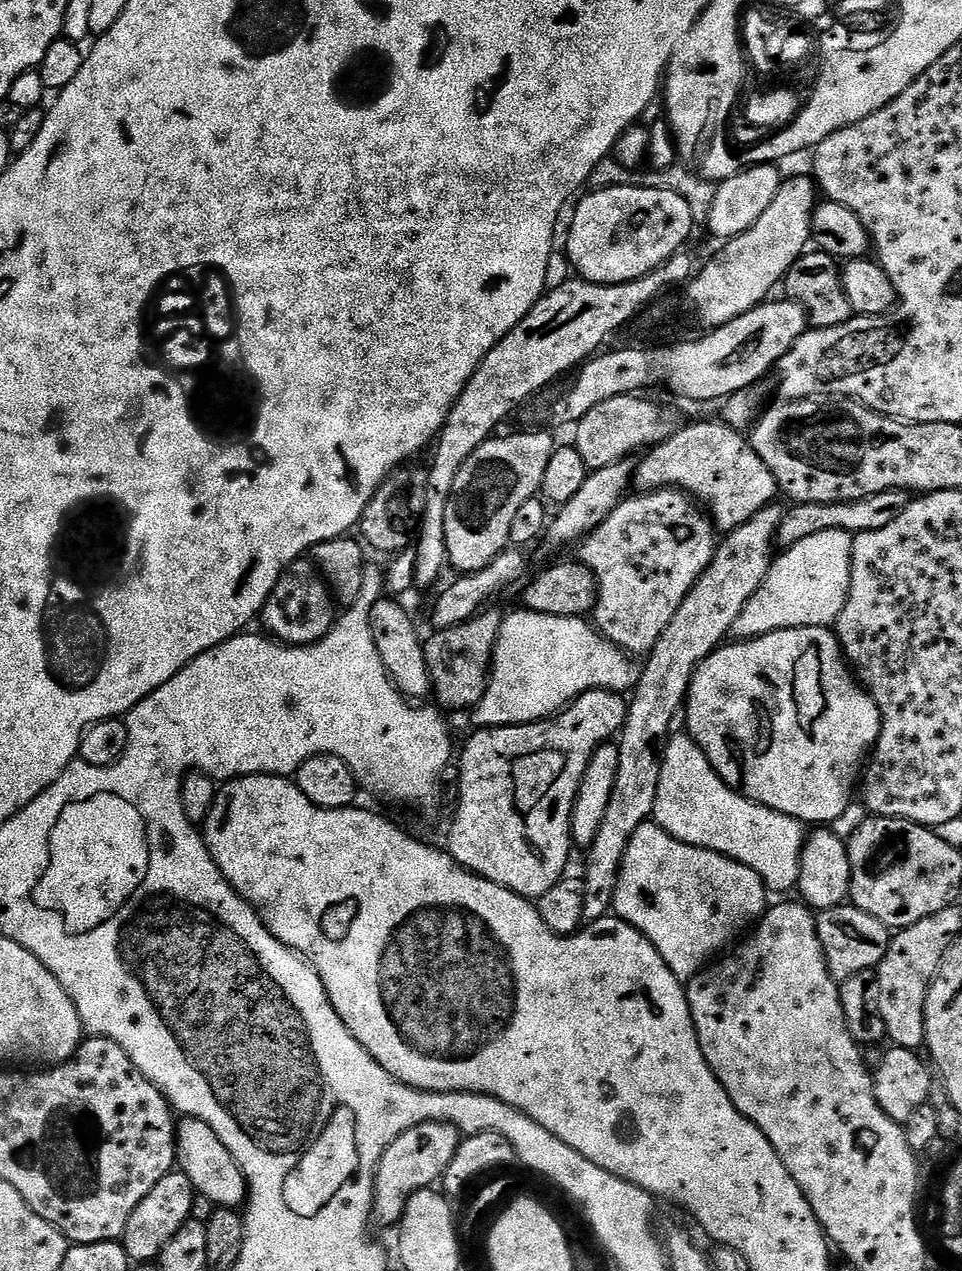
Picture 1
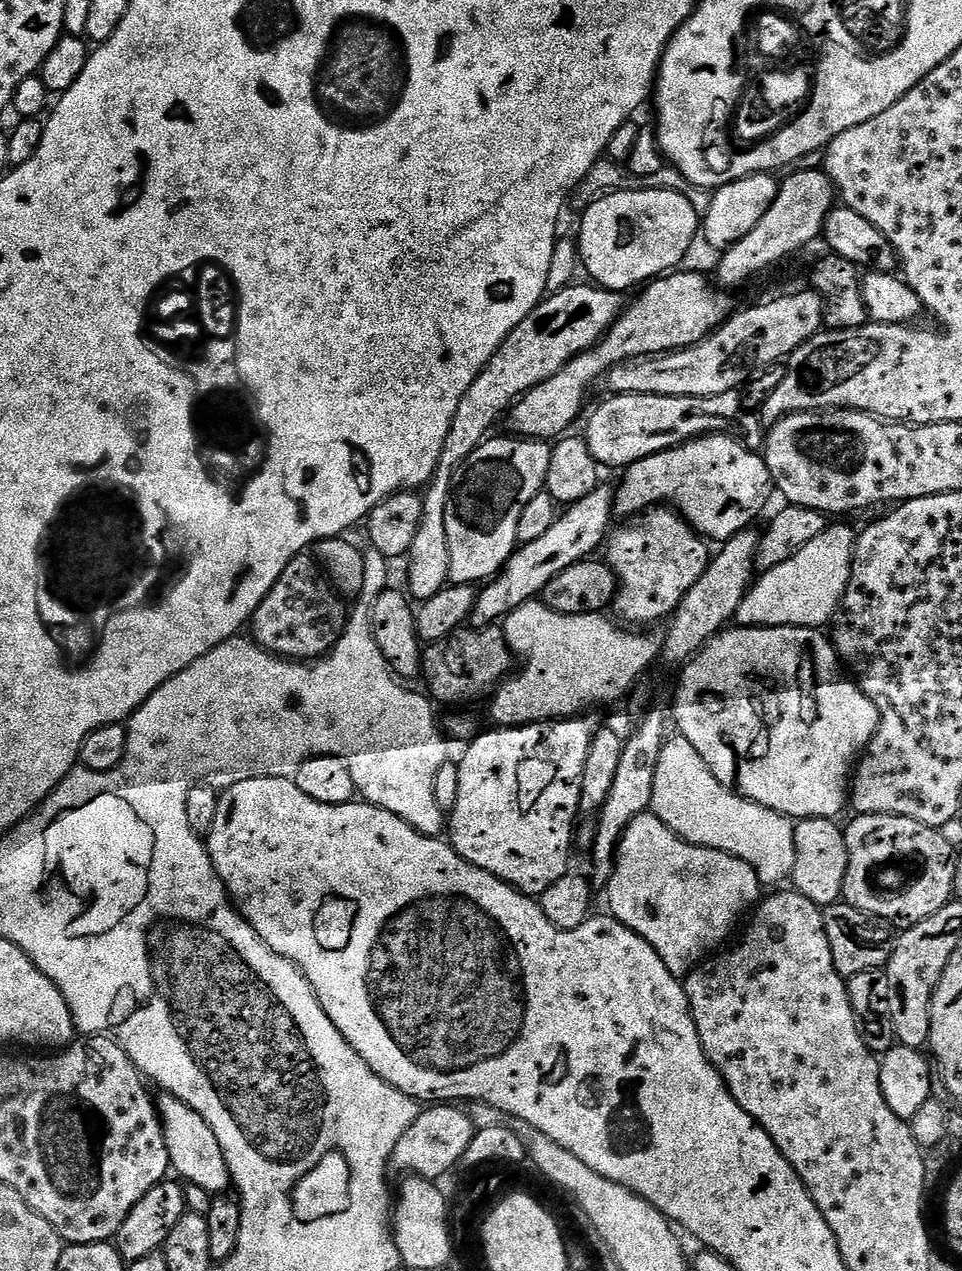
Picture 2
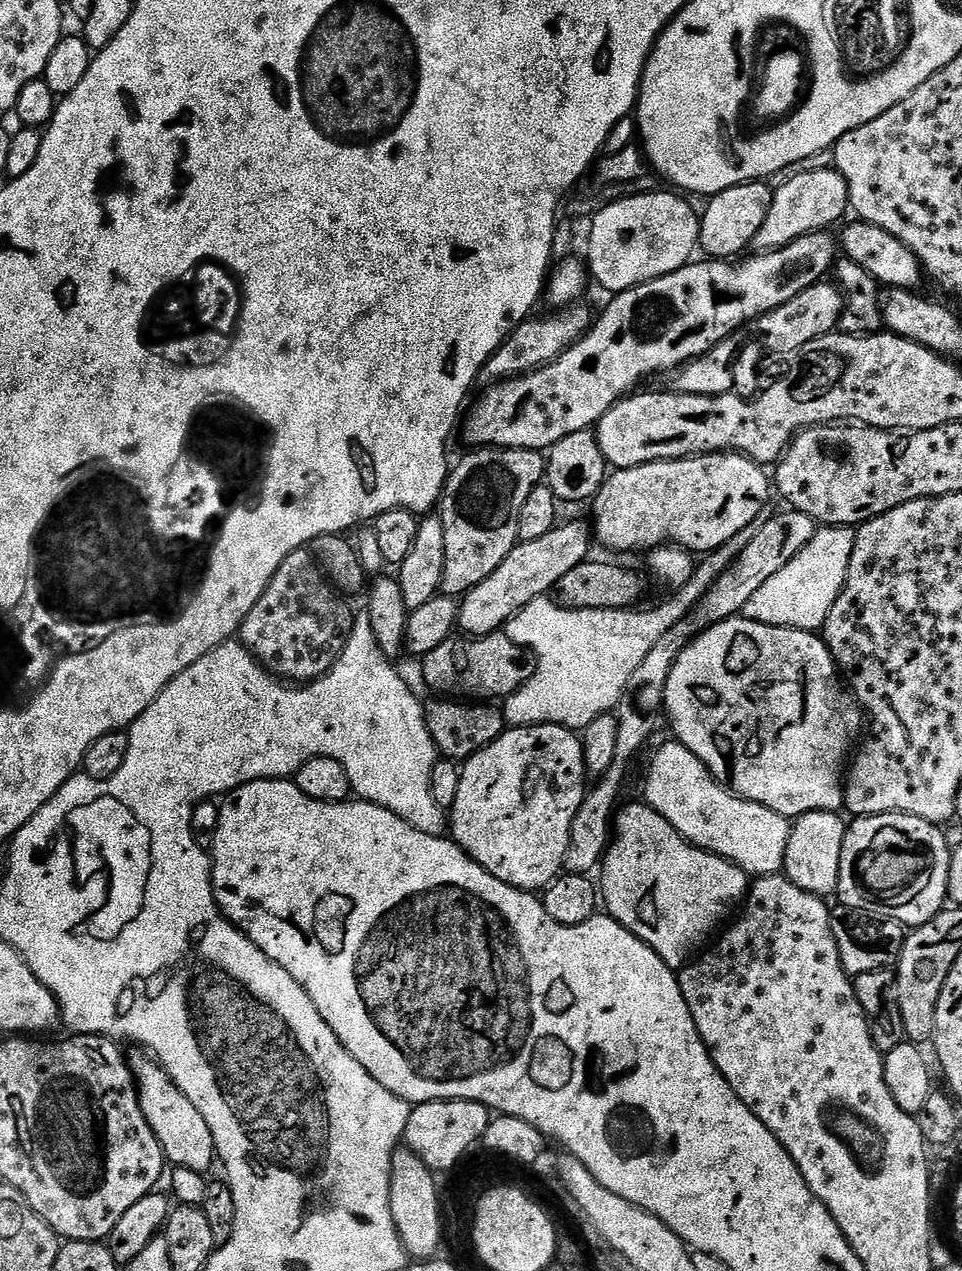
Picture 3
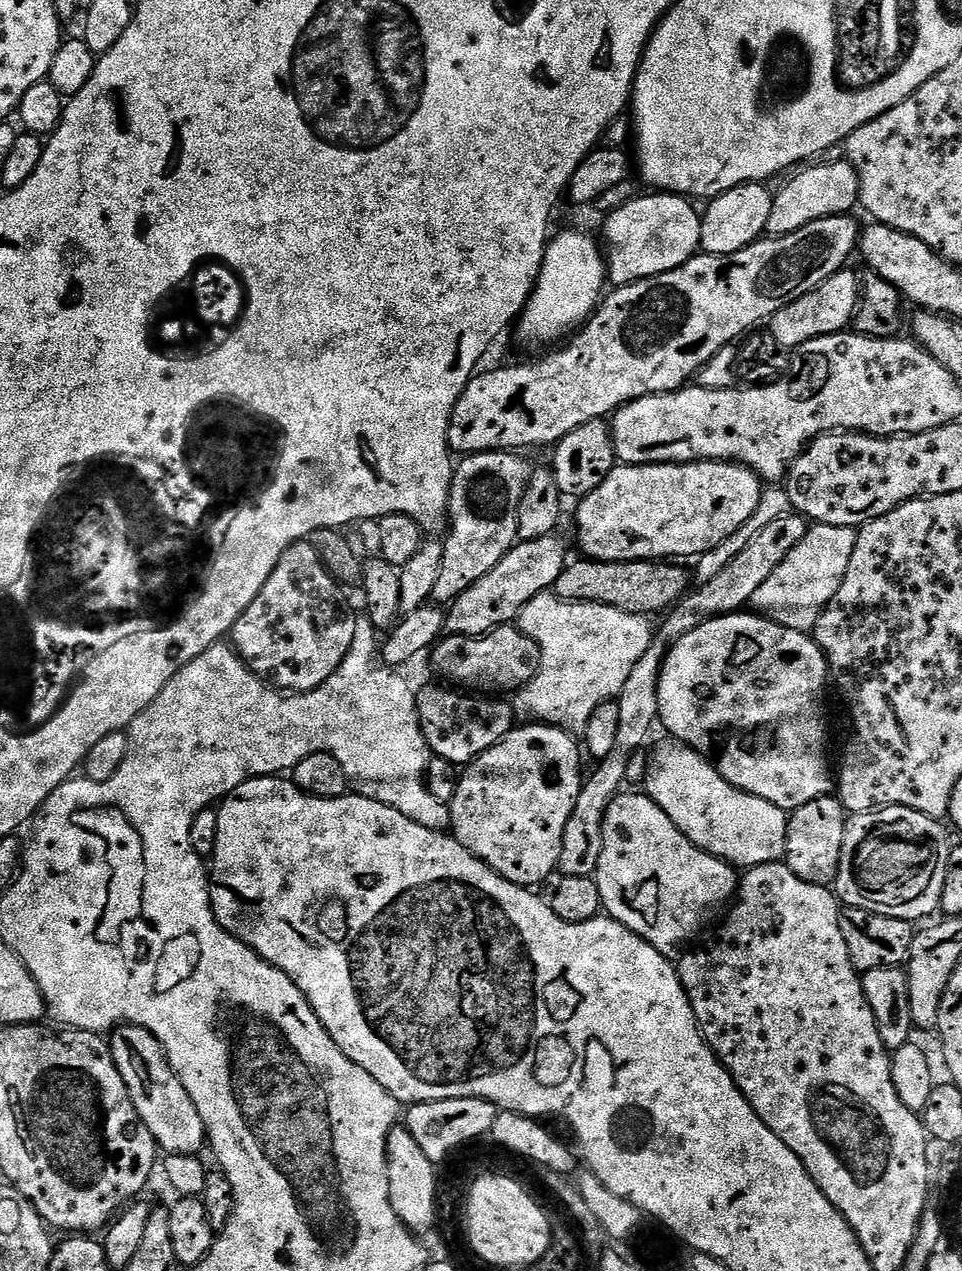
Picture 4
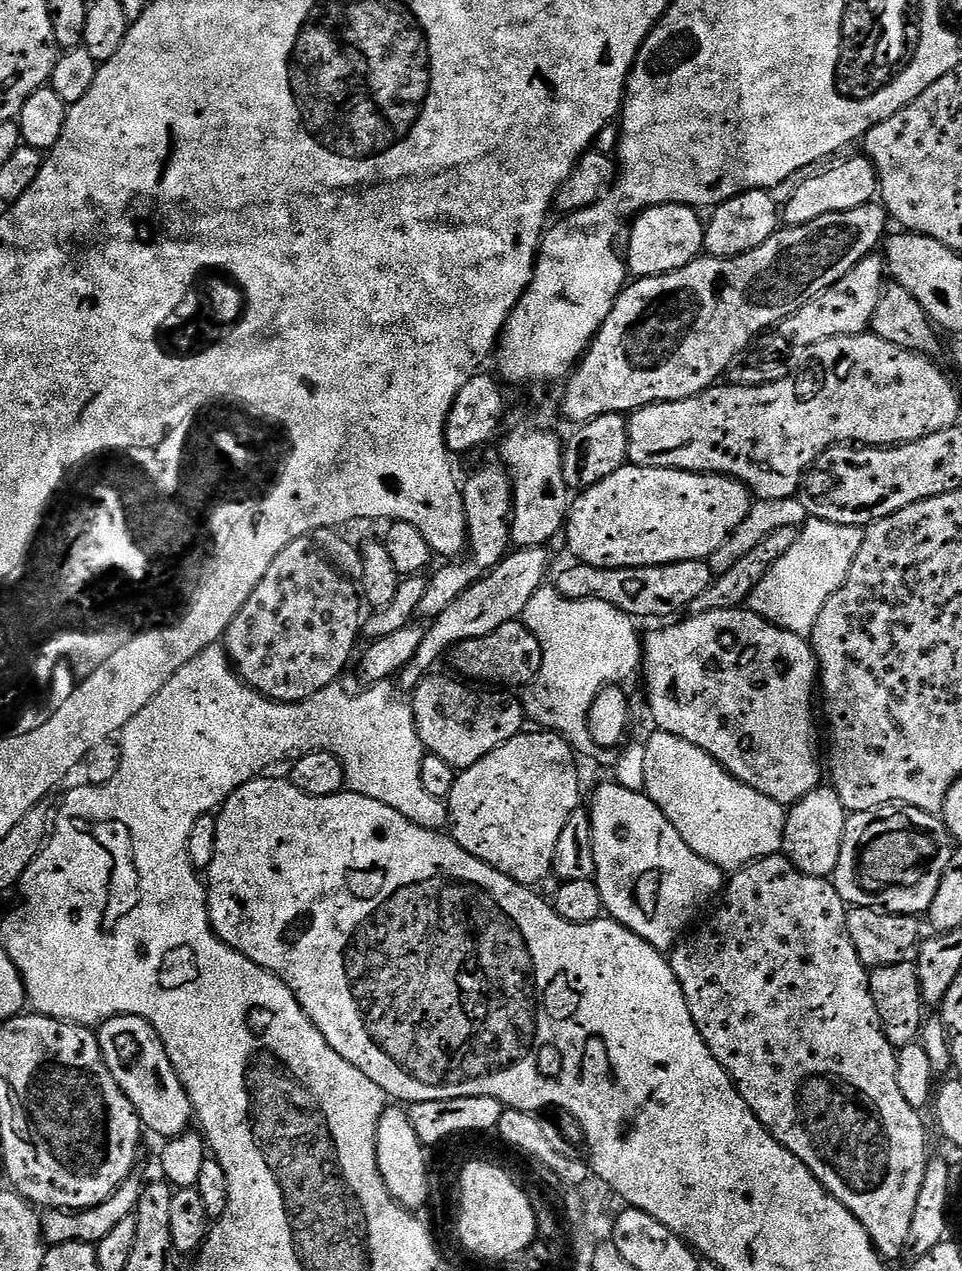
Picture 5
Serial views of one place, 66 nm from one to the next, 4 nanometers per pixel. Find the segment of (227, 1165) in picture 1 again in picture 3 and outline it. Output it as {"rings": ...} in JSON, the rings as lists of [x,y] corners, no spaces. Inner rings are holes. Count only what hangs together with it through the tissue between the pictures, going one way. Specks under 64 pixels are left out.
{"rings":[[[133,1047],[127,1053],[128,1068],[136,1080],[136,1093],[142,1106],[142,1114],[146,1114],[146,1122],[150,1122],[150,1130],[154,1130],[154,1138],[164,1151],[164,1159],[169,1165],[204,1174],[209,1170],[212,1160],[217,1159],[214,1138],[210,1134],[210,1126],[206,1126],[206,1118],[198,1114],[194,1102],[178,1090],[178,1086],[166,1074],[166,1070],[153,1053],[139,1047]]]}

